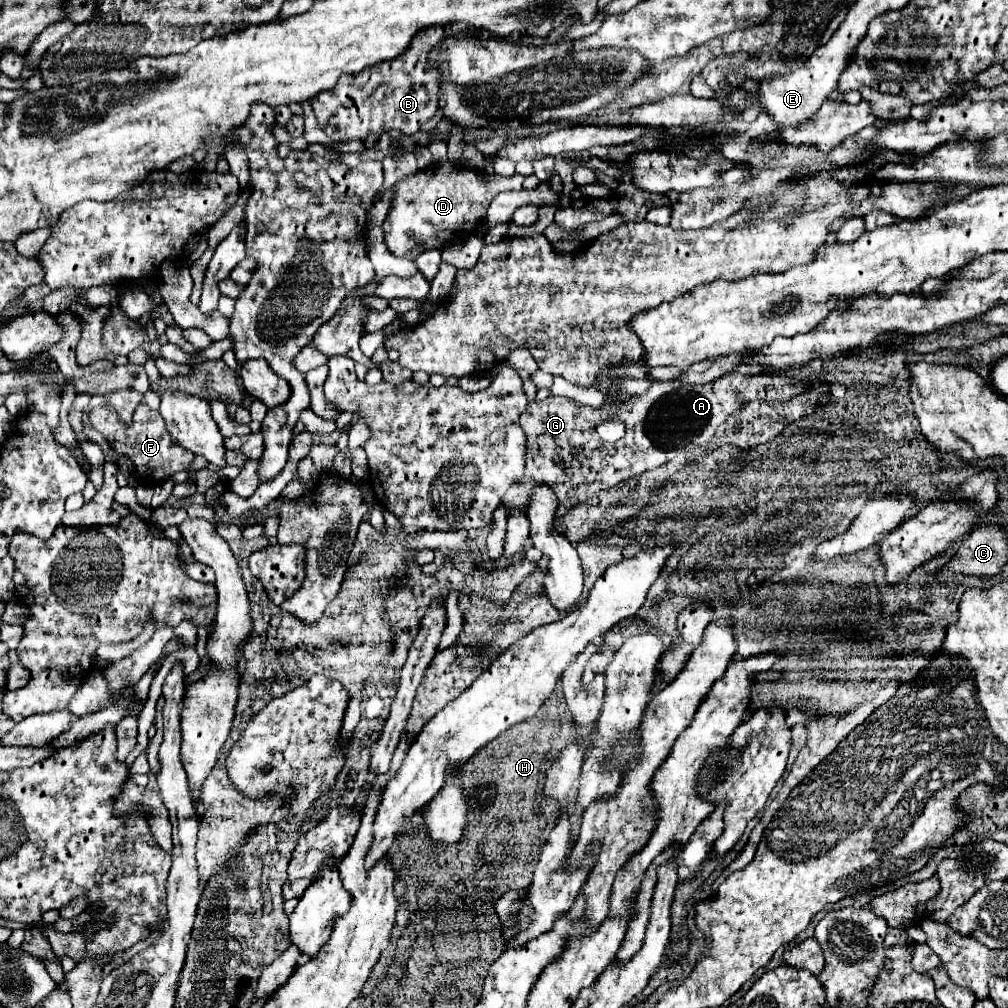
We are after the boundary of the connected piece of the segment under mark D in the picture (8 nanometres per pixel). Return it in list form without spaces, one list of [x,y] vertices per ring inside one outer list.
[[[449,161],[433,165],[438,166],[419,170],[417,174],[407,176],[395,184],[397,192],[383,222],[383,232],[387,248],[393,250],[393,256],[397,258],[417,260],[425,250],[445,248],[447,244],[465,240],[481,224],[491,200],[499,192],[527,190],[537,188],[541,184],[541,180],[535,174],[479,174],[475,170],[463,168]]]

